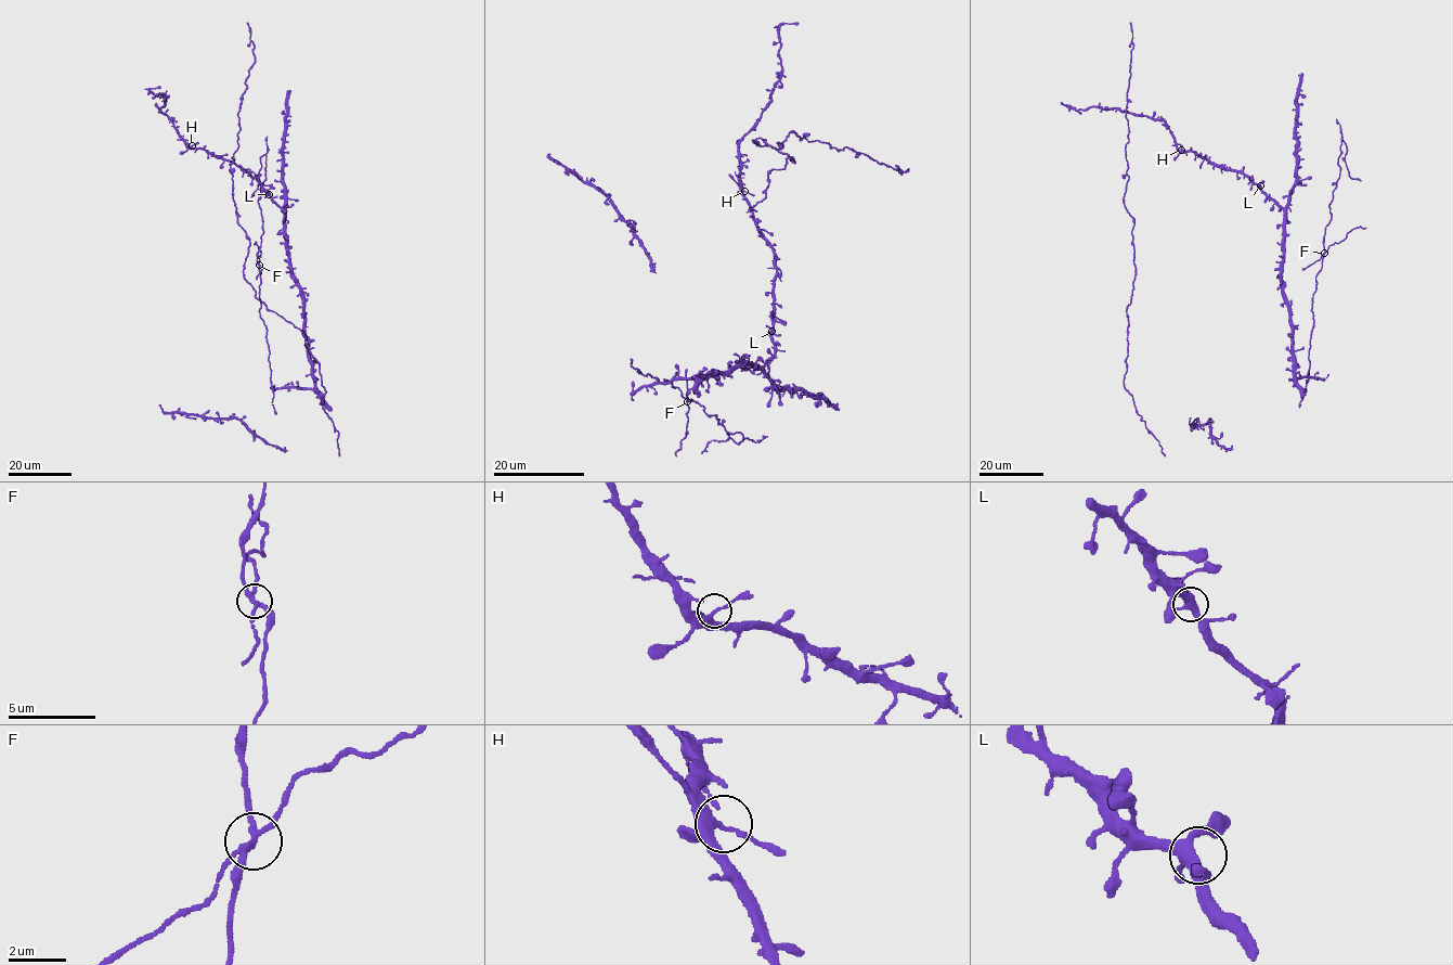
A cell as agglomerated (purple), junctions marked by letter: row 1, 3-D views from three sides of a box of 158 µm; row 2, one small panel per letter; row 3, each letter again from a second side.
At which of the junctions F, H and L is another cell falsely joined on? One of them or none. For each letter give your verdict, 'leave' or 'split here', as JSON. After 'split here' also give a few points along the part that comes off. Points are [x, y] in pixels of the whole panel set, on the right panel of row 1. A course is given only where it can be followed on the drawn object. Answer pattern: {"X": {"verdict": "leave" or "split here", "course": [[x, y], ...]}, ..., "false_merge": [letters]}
{"F": {"verdict": "split here", "course": [[1324, 253], [1352, 229], [1365, 228]]}, "H": {"verdict": "leave"}, "L": {"verdict": "leave"}, "false_merge": ["F"]}

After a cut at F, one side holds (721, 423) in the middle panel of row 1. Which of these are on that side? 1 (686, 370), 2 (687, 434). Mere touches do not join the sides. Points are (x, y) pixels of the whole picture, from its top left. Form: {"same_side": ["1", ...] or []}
{"same_side": []}

